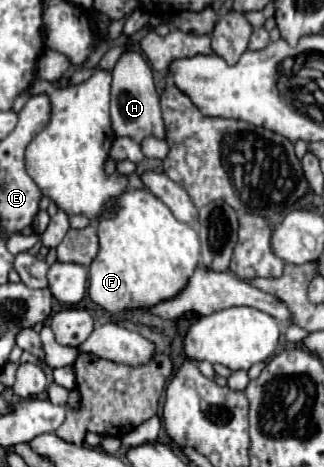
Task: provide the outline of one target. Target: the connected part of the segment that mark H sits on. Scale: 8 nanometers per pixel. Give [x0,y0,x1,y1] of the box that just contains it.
[111,50,165,142]

